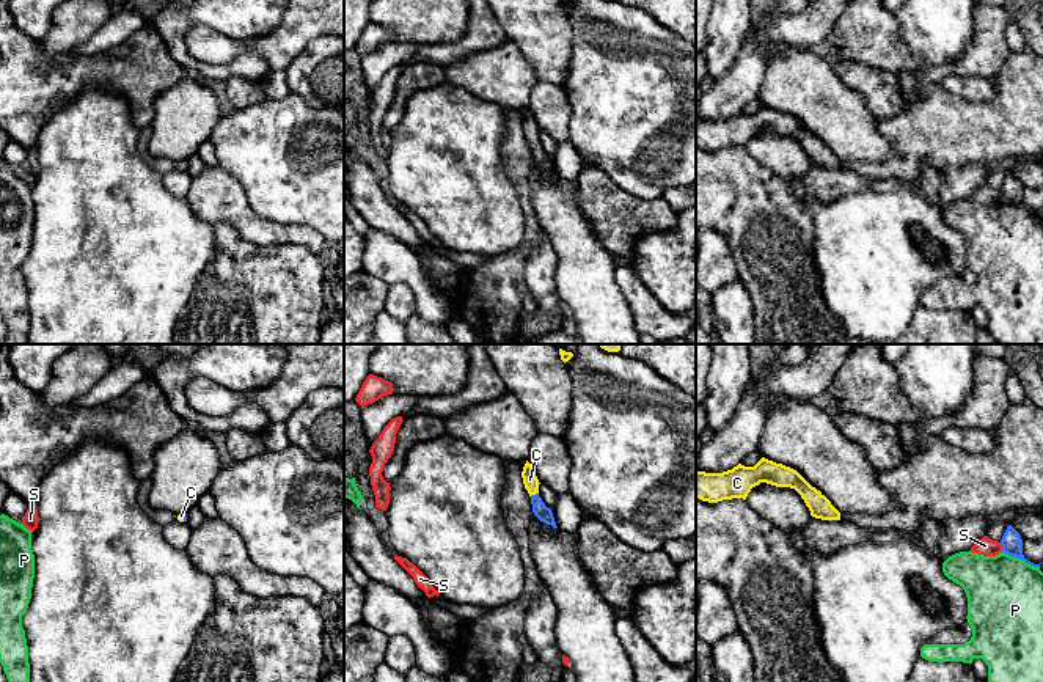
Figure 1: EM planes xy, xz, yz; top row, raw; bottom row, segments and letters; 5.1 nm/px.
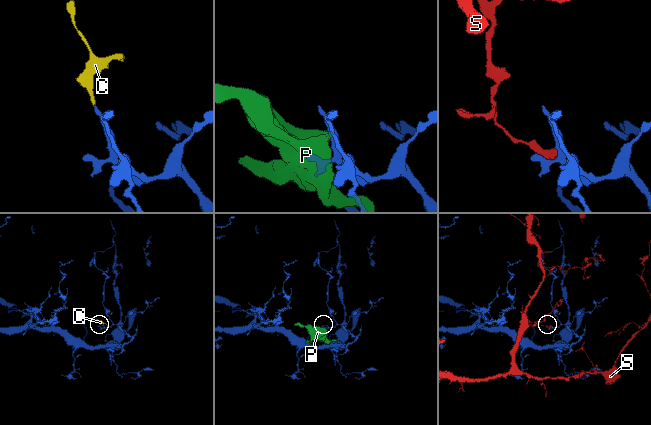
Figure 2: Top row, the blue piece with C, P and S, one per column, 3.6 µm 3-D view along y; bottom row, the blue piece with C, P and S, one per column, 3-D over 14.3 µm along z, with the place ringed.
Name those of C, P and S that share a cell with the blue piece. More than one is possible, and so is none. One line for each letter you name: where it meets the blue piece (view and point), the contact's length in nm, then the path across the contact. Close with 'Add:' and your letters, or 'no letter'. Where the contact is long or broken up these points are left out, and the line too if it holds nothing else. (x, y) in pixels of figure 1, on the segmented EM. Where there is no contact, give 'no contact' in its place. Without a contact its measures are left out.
C: xz (533, 495) | 50 nm | across xz (541, 511), (533, 495), (530, 480)
Add: C

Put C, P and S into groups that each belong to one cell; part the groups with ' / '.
C / P / S

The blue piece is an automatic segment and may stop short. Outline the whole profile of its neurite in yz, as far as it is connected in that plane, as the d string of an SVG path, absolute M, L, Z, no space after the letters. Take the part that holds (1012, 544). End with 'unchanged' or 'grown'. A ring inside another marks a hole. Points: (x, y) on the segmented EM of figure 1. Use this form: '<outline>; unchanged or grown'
M1012 525L1007 526L1007 530L1001 539L1001 545L1002 545L1004 553L1019 558L1019 559L1024 559L1027 564L1030 564L1034 567L1040 567L1040 564L1034 564L1024 558L1023 539L1021 539L1019 533Z; unchanged

